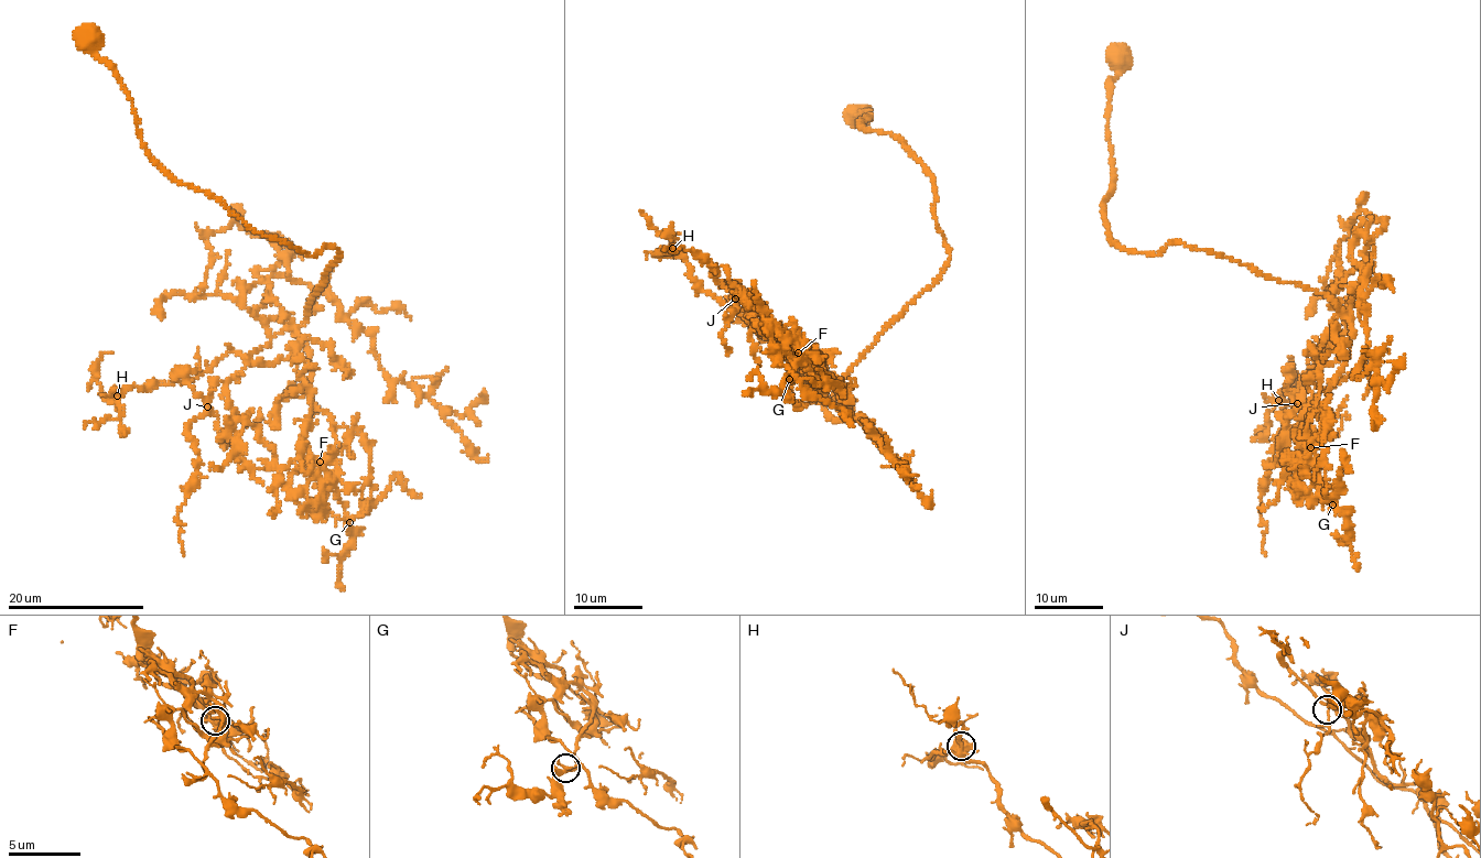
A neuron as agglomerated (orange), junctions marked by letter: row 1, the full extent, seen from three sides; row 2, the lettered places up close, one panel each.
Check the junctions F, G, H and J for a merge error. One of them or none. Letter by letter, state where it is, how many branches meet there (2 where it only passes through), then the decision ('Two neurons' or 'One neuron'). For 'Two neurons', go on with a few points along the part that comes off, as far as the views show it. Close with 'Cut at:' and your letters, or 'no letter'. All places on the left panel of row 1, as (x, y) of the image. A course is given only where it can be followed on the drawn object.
F: Place: (320, 462). Branches: 4. One neuron
G: Place: (349, 522). Branches: 5. One neuron
H: Place: (117, 395). Branches: 5. One neuron
J: Place: (207, 406). Branches: 4. One neuron
Cut at: no letter

